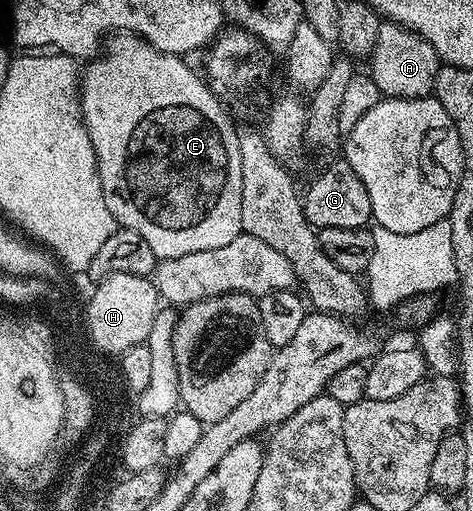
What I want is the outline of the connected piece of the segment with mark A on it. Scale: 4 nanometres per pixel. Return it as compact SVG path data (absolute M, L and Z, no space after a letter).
M383 20L380 33L376 35L376 47L369 55L368 64L368 75L382 92L383 98L396 99L420 99L431 96L440 68L432 43L428 43L419 33L387 20Z

